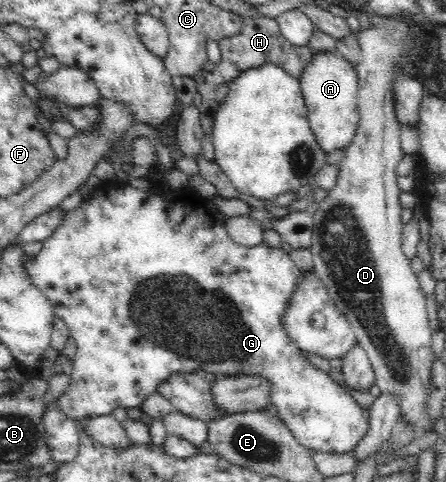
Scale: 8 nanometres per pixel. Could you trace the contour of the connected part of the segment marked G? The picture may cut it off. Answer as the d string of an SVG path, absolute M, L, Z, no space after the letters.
M100 182L93 193L83 199L80 206L73 208L65 214L63 224L58 226L52 234L42 241L42 248L34 256L26 255L21 262L32 284L42 292L53 306L55 316L60 317L69 328L69 335L77 344L77 351L72 357L73 367L70 375L70 384L66 391L57 398L55 407L64 417L74 422L82 422L94 416L111 414L115 408L131 410L139 407L144 399L156 393L157 386L163 383L174 373L200 372L202 368L216 366L214 372L222 372L221 376L237 376L242 374L255 374L263 376L270 385L269 405L274 407L280 415L284 425L295 436L296 441L308 450L334 453L341 457L346 452L353 450L370 428L369 410L363 409L356 400L335 382L328 373L312 365L302 354L302 349L294 344L294 339L286 334L282 325L282 316L286 314L286 306L296 284L302 280L304 271L290 259L290 255L280 247L272 247L267 243L256 246L242 246L236 244L226 232L227 218L219 212L212 203L212 198L200 196L192 187L181 190L169 190L163 184L151 190L133 188L124 182Z

